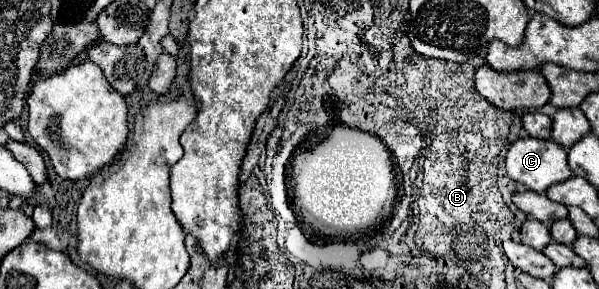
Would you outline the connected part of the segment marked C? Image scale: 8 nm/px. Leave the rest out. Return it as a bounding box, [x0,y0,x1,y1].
[506,138,572,192]

